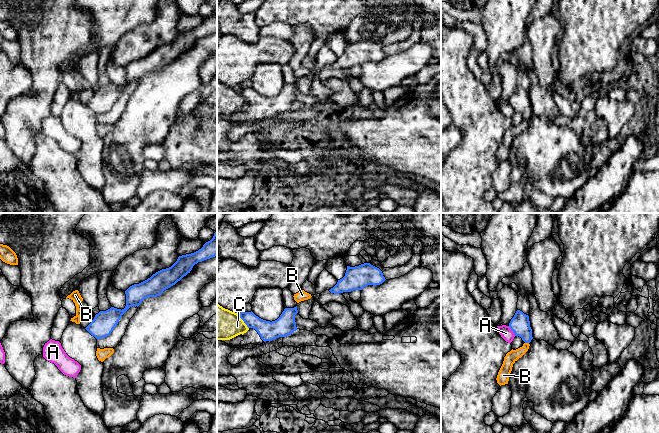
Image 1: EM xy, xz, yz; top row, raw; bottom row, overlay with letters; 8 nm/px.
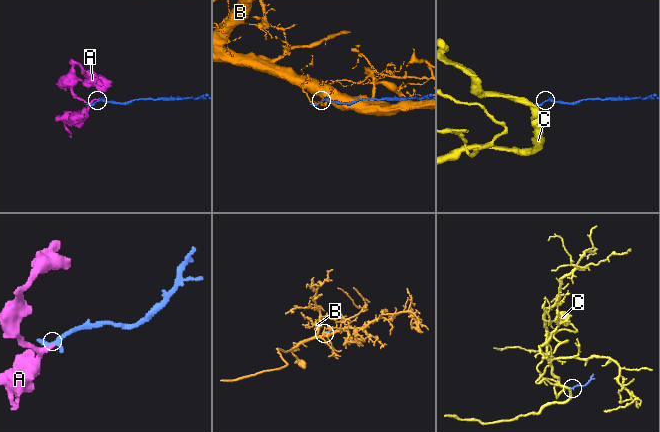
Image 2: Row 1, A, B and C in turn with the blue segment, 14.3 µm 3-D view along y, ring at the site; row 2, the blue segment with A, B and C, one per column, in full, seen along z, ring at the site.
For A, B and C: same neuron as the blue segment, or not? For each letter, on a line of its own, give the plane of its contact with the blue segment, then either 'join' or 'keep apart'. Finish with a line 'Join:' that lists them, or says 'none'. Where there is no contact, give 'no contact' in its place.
A: yz | keep apart
B: yz | keep apart
C: xz | keep apart
Join: none

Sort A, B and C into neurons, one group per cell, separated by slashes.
A / B / C

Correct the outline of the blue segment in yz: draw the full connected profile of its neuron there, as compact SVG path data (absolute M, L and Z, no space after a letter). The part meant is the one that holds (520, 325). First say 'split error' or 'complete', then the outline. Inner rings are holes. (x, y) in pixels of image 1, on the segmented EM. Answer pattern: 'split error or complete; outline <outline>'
complete; outline M516 311L514 317L509 323L509 327L515 336L521 337L525 343L530 343L533 339L529 316L524 314L522 311Z

